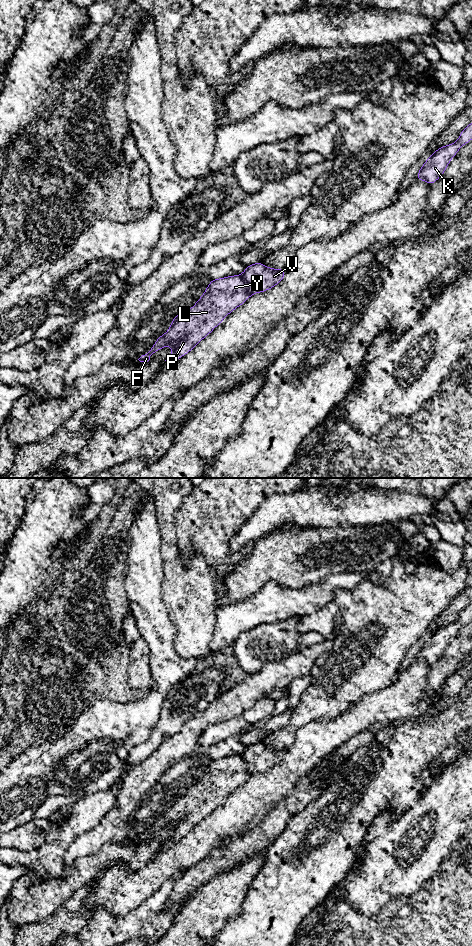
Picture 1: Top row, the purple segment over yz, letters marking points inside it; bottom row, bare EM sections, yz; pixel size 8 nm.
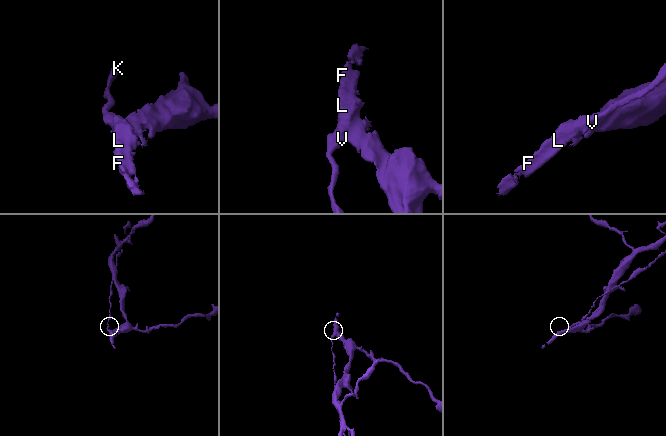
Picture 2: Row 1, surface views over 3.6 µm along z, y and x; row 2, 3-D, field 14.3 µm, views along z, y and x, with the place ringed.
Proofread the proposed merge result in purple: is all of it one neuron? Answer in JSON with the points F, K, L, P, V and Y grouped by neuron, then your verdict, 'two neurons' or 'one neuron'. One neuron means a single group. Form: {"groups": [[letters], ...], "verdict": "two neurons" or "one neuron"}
{"groups": [["F", "L", "P", "Y"], ["K", "V"]], "verdict": "two neurons"}

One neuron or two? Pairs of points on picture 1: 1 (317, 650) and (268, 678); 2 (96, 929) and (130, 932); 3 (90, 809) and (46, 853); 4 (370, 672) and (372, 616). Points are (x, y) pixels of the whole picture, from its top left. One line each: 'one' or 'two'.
1: one
2: one
3: one
4: one

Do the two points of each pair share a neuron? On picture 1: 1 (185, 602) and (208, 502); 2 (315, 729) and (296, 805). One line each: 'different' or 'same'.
1: different
2: different

